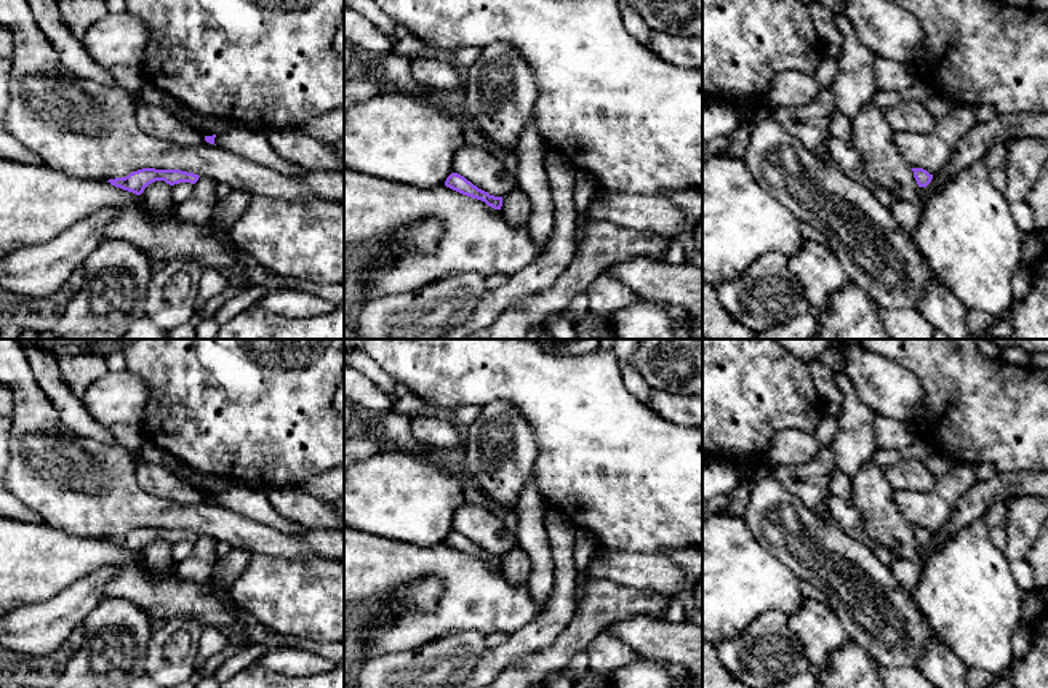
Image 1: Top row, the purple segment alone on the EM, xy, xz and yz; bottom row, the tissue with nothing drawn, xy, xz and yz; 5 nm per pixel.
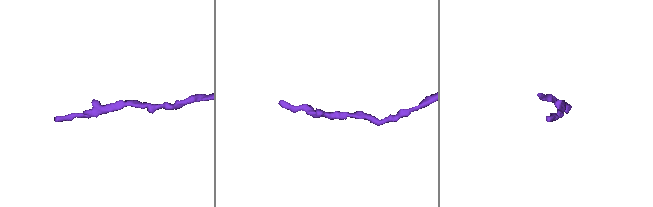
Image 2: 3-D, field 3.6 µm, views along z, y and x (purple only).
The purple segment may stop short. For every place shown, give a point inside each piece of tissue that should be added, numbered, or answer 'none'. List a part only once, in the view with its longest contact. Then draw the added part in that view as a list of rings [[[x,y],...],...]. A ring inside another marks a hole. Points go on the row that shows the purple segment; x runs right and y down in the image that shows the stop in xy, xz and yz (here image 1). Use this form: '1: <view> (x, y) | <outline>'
none

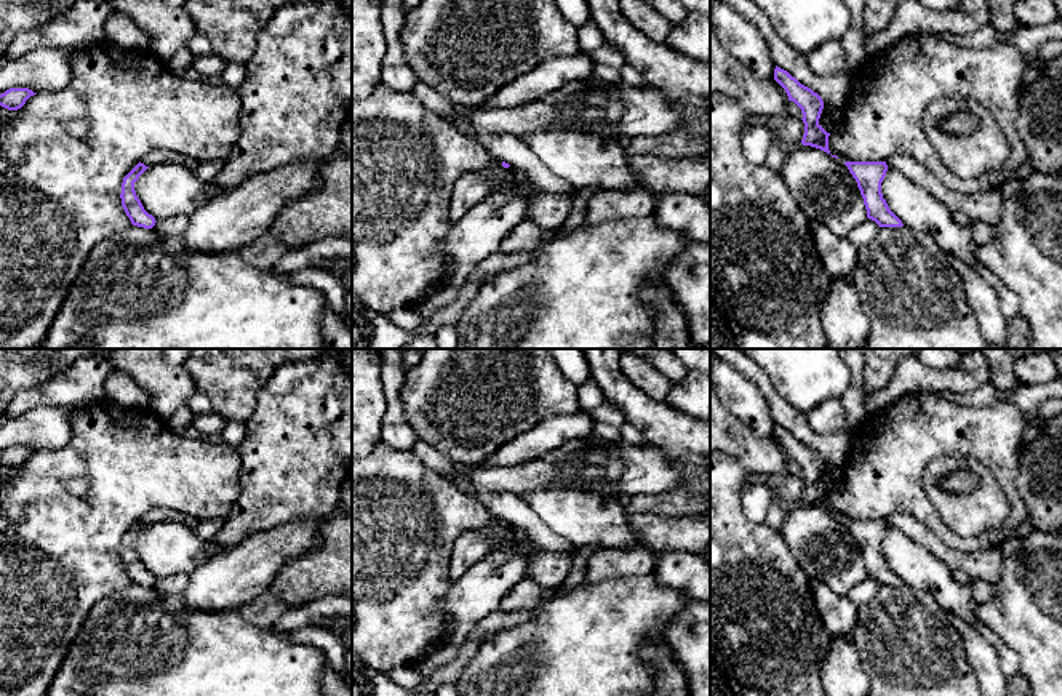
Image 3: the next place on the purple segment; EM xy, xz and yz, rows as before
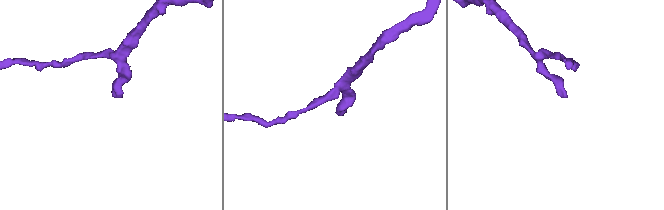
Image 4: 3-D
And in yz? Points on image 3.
none

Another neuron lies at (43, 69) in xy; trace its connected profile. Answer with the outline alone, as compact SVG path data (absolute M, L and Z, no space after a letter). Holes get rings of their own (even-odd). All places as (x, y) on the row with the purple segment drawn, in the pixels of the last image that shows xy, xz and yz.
M67 46L35 48L0 70L0 94L10 88L29 88L34 93L61 91L72 82Z

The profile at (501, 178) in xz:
M491 160L481 170L477 170L475 174L483 176L491 182L491 192L499 189L518 189L529 195L534 194L534 182L523 171L518 171L512 166L504 168L501 160Z

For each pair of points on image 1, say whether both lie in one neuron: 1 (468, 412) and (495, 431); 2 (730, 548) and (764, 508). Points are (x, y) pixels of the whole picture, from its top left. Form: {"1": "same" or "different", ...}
{"1": "different", "2": "different"}

